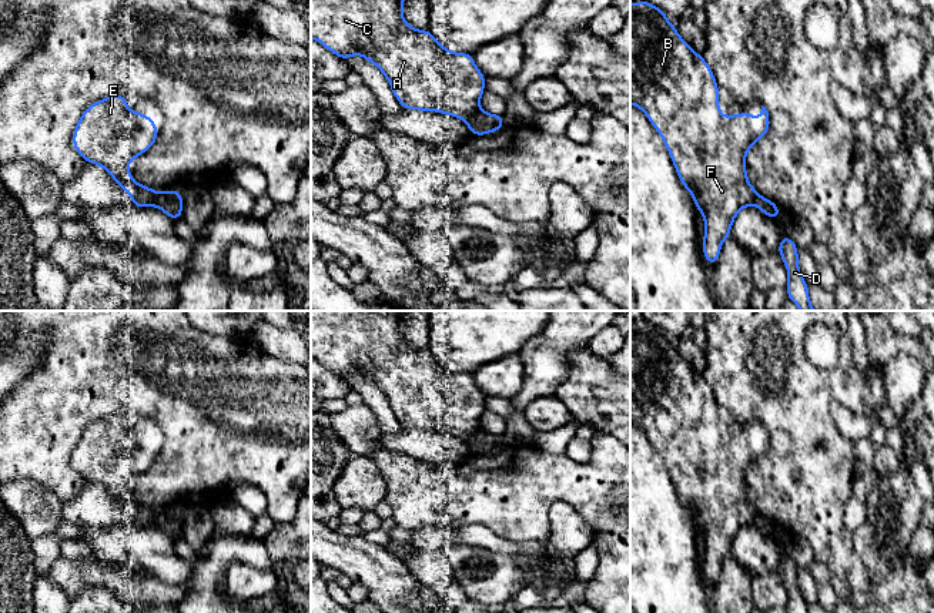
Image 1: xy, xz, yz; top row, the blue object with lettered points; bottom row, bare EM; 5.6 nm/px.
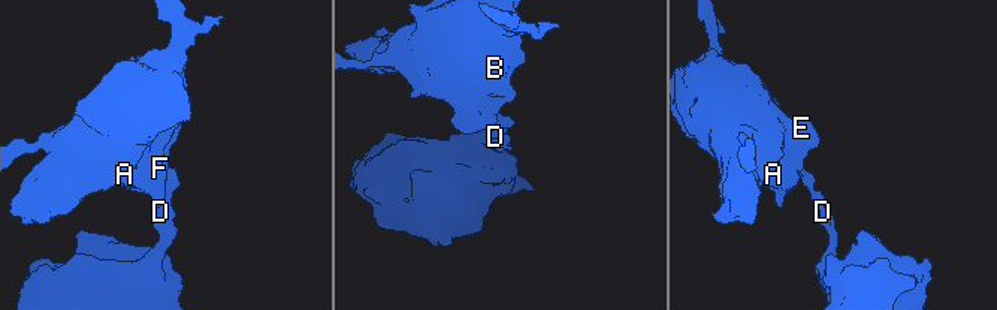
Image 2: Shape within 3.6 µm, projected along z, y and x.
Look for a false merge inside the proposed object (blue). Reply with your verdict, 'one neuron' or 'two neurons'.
two neurons

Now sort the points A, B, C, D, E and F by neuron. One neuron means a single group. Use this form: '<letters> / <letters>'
A B C E F / D

